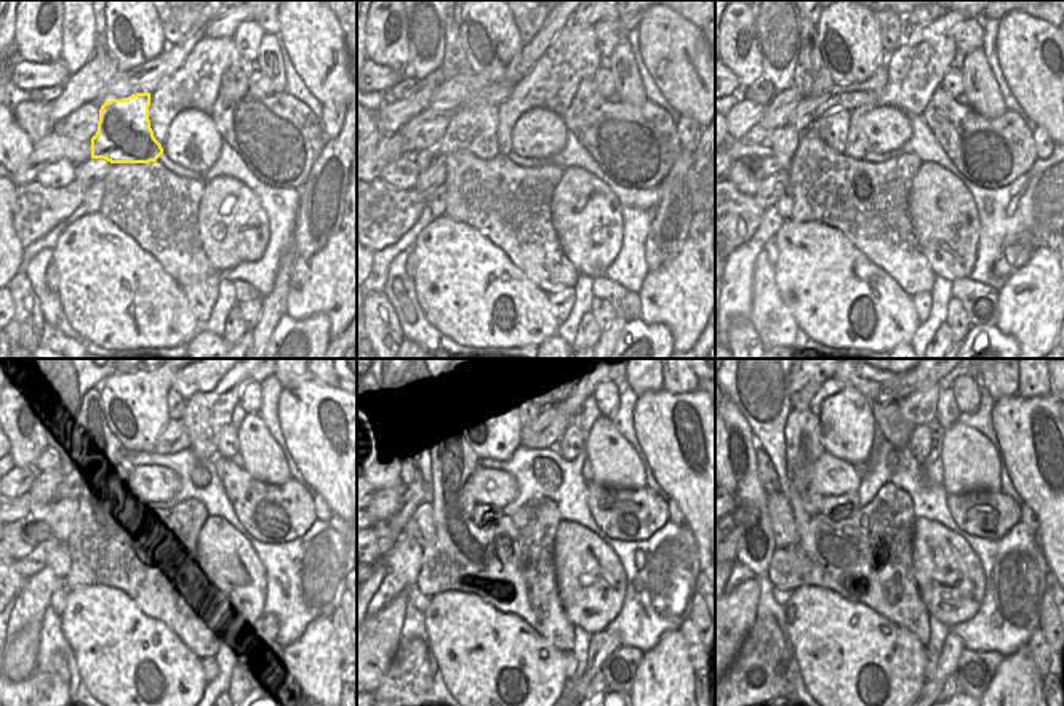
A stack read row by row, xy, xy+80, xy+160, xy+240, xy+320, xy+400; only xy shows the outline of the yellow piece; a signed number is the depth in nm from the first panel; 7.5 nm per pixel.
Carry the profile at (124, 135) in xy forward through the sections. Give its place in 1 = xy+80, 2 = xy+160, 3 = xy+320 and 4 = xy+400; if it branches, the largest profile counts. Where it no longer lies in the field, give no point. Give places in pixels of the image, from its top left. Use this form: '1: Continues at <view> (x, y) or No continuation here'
1: Continues at xy+80 (474, 130)
2: Continues at xy+160 (832, 128)
3: Continues at xy+320 (468, 500)
4: Continues at xy+400 (815, 500).

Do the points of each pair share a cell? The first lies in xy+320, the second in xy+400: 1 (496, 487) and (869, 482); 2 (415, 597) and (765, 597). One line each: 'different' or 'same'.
1: different
2: different

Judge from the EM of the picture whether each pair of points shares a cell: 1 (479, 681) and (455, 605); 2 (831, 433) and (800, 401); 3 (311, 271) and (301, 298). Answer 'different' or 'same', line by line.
1: same
2: different
3: same

